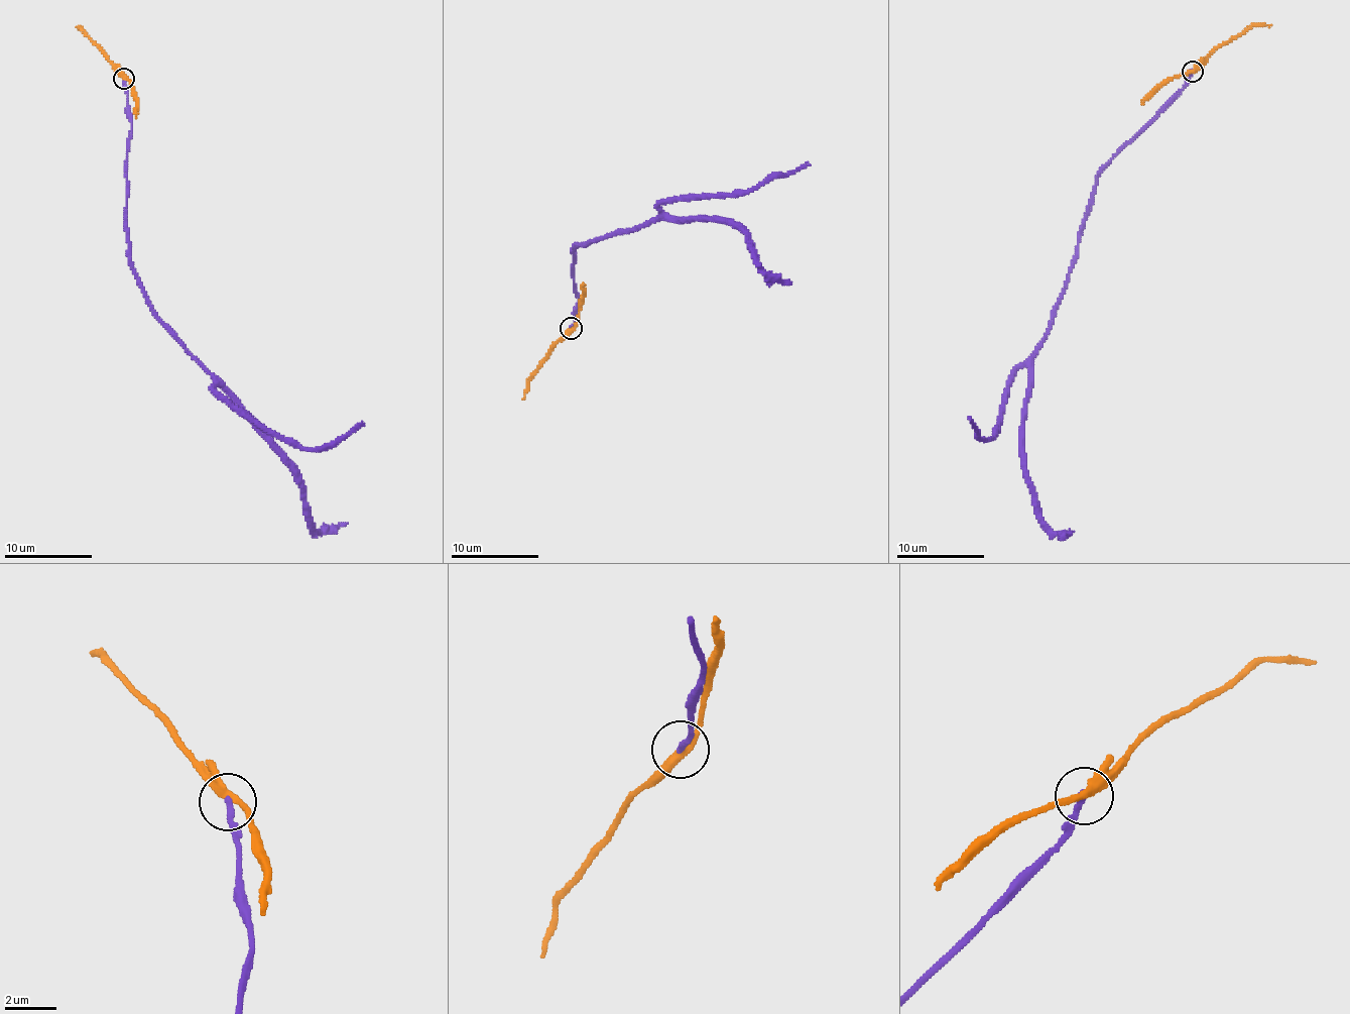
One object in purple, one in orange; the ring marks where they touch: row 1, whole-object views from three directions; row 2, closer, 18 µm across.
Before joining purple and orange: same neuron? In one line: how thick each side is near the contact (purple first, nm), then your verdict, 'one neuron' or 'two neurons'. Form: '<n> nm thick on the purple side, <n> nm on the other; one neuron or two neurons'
240 nm thick on the purple side, 320 nm on the other; two neurons

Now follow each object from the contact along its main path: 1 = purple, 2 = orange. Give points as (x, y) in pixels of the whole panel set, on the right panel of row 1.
1: (1192, 72), (1190, 83), (1100, 174), (1069, 278), (1033, 359), (1023, 467), (1034, 513), (1057, 535), (1071, 533)
2: (1192, 72), (1212, 51), (1247, 28), (1271, 24)

